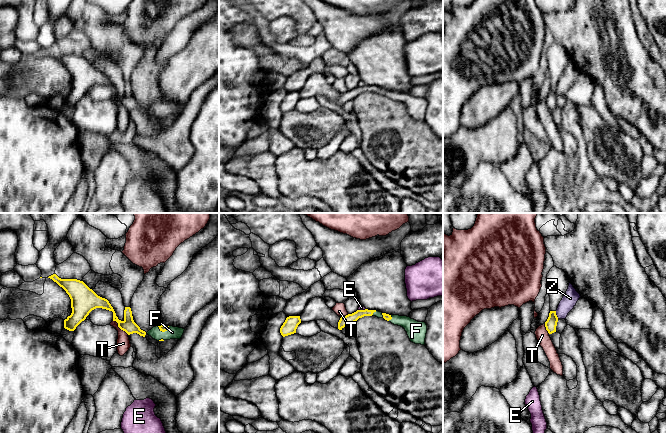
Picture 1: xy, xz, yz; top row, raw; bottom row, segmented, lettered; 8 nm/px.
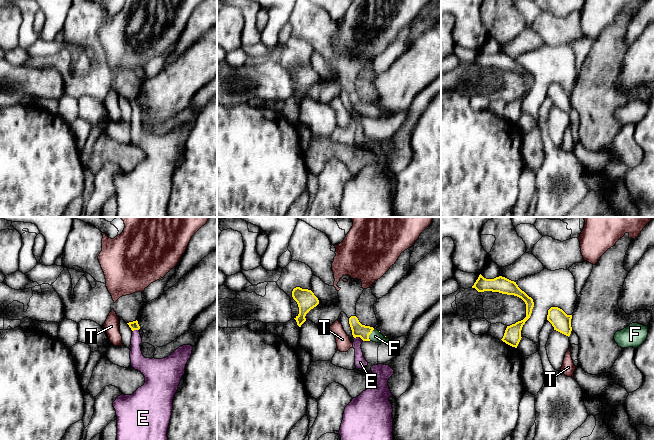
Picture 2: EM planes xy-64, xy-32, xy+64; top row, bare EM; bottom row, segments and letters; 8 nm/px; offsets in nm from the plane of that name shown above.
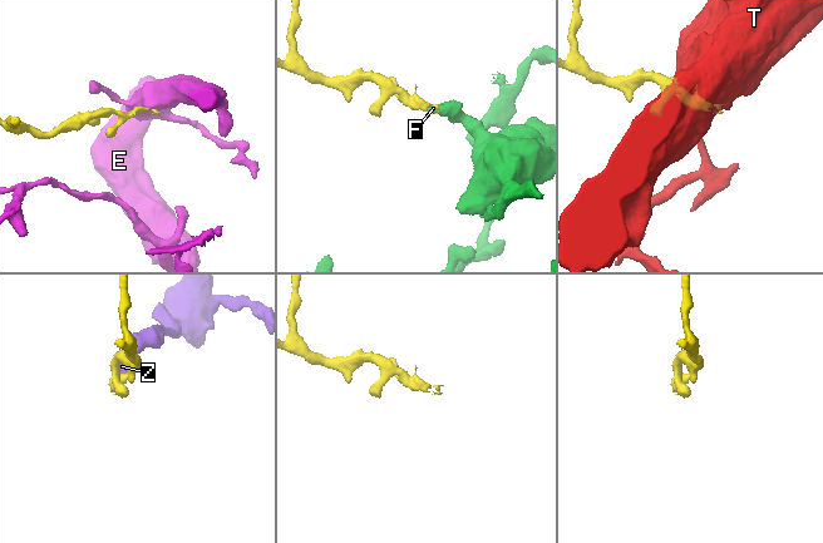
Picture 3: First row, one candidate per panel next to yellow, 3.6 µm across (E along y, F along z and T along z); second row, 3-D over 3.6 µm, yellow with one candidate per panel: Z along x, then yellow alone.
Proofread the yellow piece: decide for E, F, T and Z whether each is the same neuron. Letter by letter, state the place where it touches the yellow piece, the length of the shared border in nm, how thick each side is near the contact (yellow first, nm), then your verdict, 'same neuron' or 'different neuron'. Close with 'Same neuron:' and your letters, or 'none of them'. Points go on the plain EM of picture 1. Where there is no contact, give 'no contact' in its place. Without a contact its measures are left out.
E: meets yellow in xz at (361, 86); contact 70 nm long; 80 nm thick on the yellow side, 40 nm on the other; different neuron
F: meets yellow in xy at (163, 107); contact 100 nm long; 60 nm thick on the yellow side, 100 nm on the other; same neuron
T: meets yellow in xy at (120, 104); contact 170 nm long; 110 nm thick on the yellow side, 110 nm on the other; different neuron
Z: meets yellow in yz at (556, 91); contact 70 nm long; 90 nm thick on the yellow side, 120 nm on the other; different neuron
Same neuron: F

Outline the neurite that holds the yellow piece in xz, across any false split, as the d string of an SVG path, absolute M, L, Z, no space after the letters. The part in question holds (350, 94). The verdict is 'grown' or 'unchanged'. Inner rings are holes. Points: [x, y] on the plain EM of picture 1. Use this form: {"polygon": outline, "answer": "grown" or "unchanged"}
{"polygon": "M357 86L352 90L341 93L338 98L338 105L342 106L345 102L356 98L359 94L372 91L378 94L384 94L394 101L403 103L407 108L411 118L425 121L425 114L427 109L427 101L425 98L418 98L407 92L389 91L376 86Z", "answer": "grown"}

